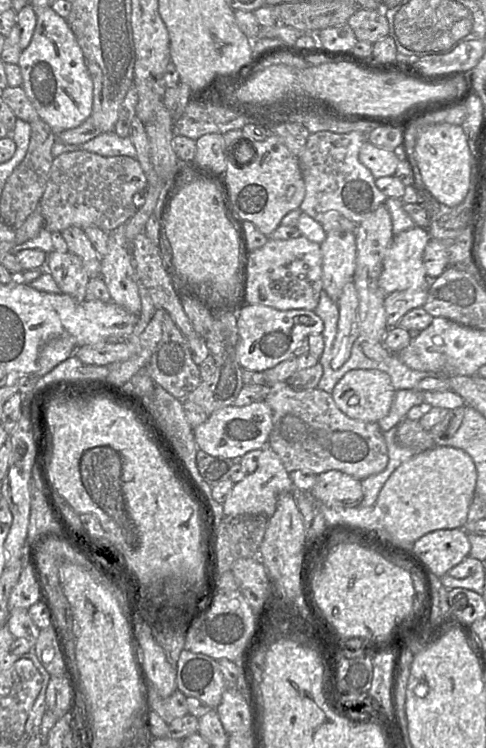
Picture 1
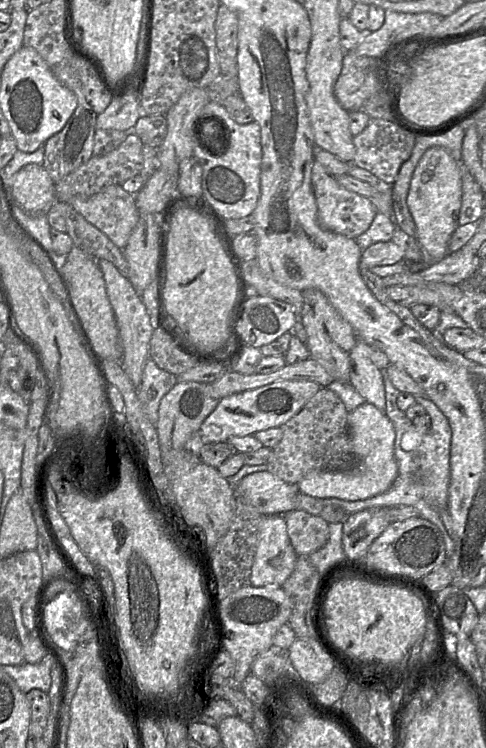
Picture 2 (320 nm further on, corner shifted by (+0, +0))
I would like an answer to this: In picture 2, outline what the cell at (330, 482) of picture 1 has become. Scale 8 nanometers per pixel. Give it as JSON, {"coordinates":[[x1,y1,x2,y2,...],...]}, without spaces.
{"coordinates":[[255,472,245,476,235,489,262,515,284,515,296,509,297,485,289,484,270,472]]}

